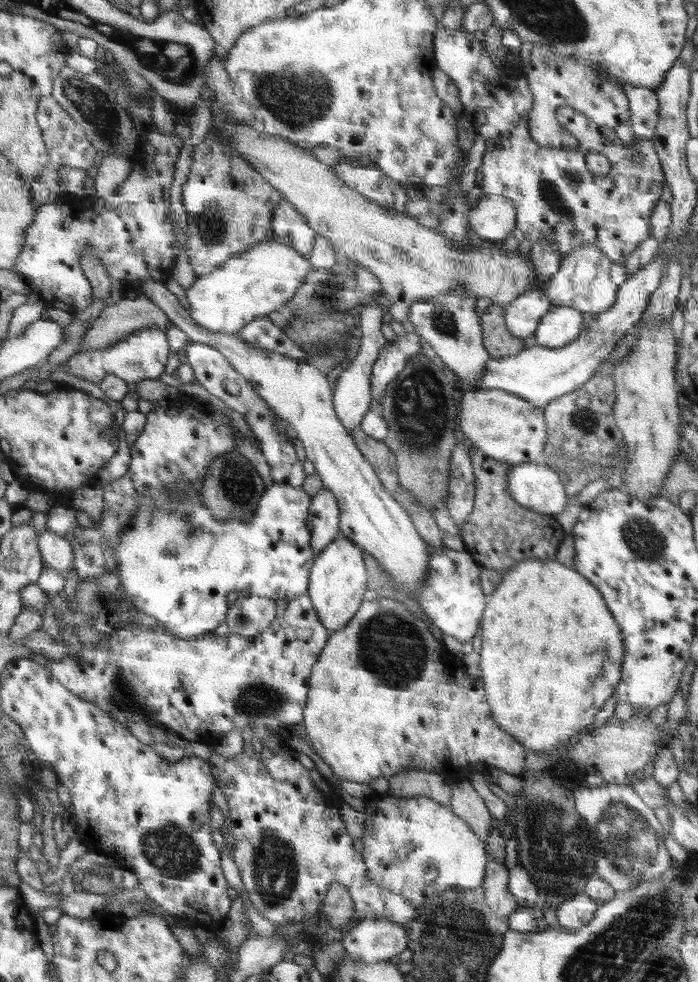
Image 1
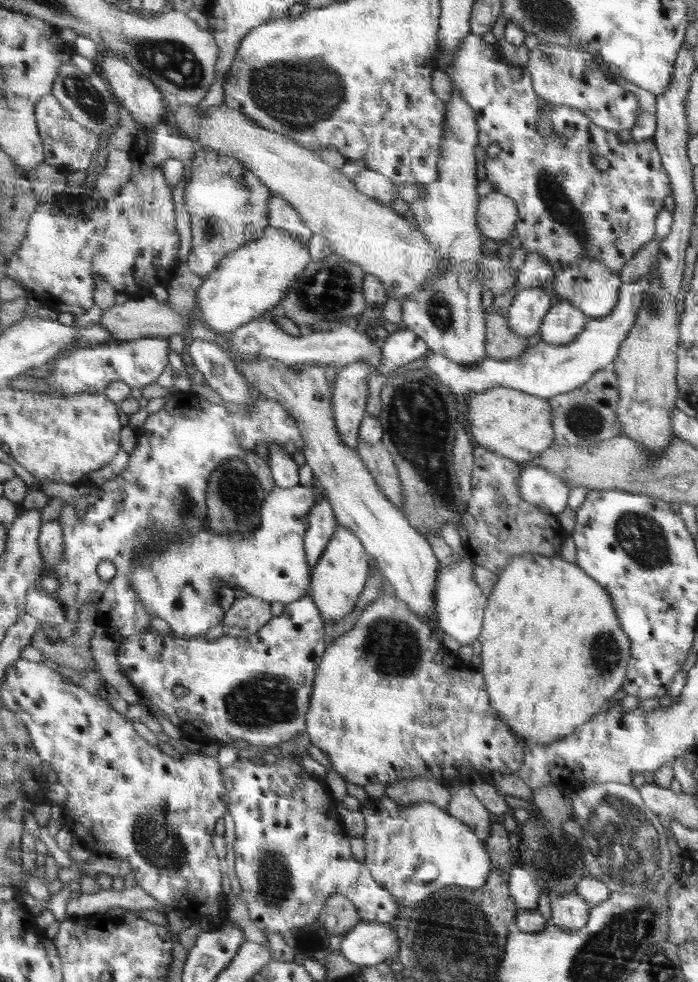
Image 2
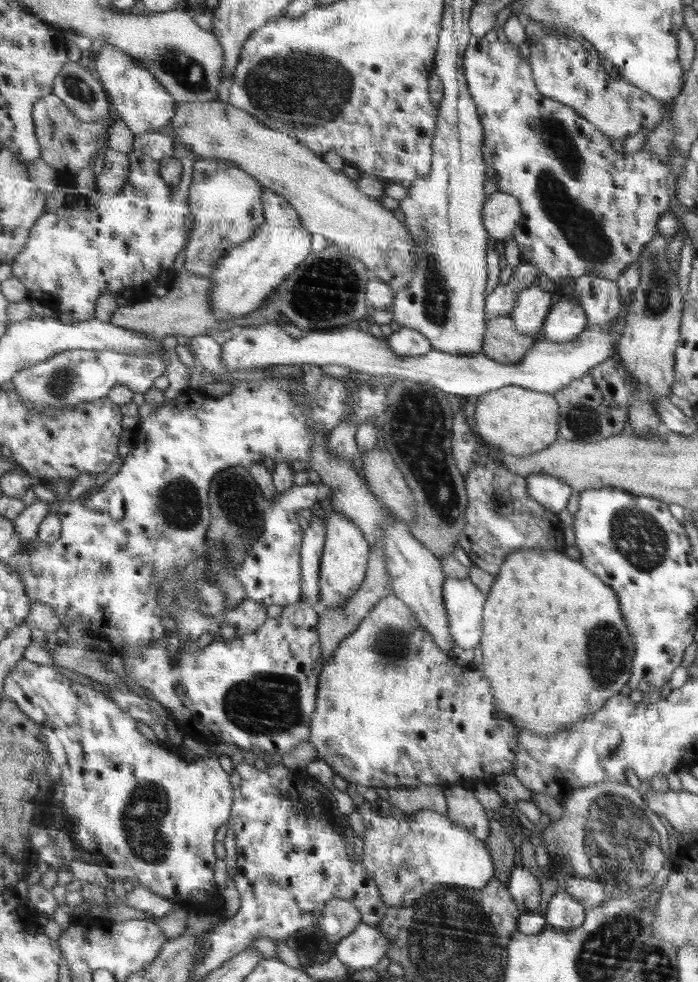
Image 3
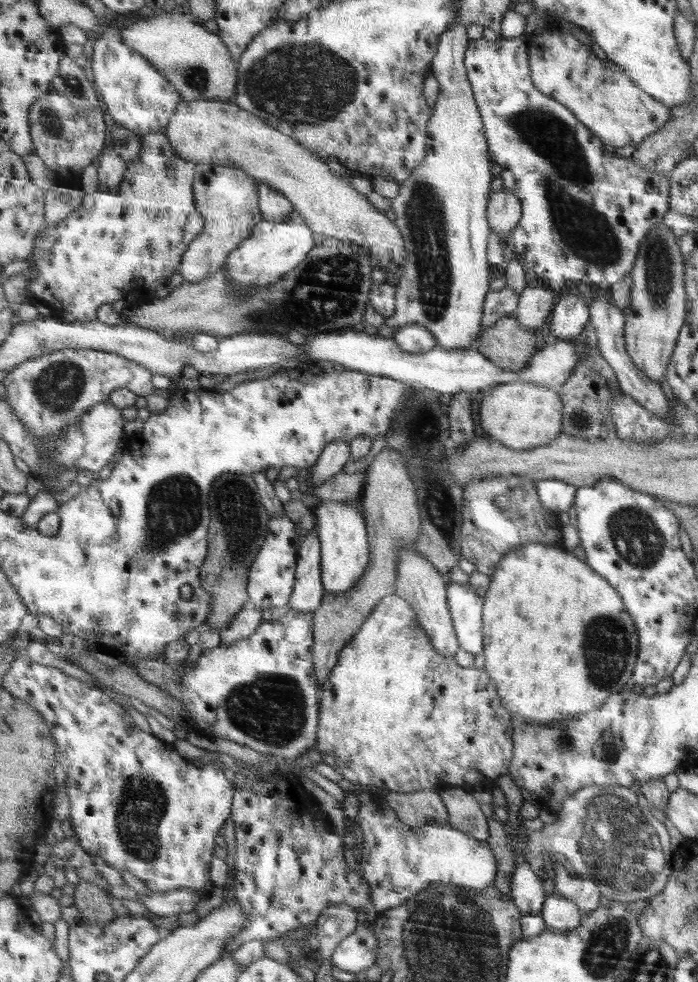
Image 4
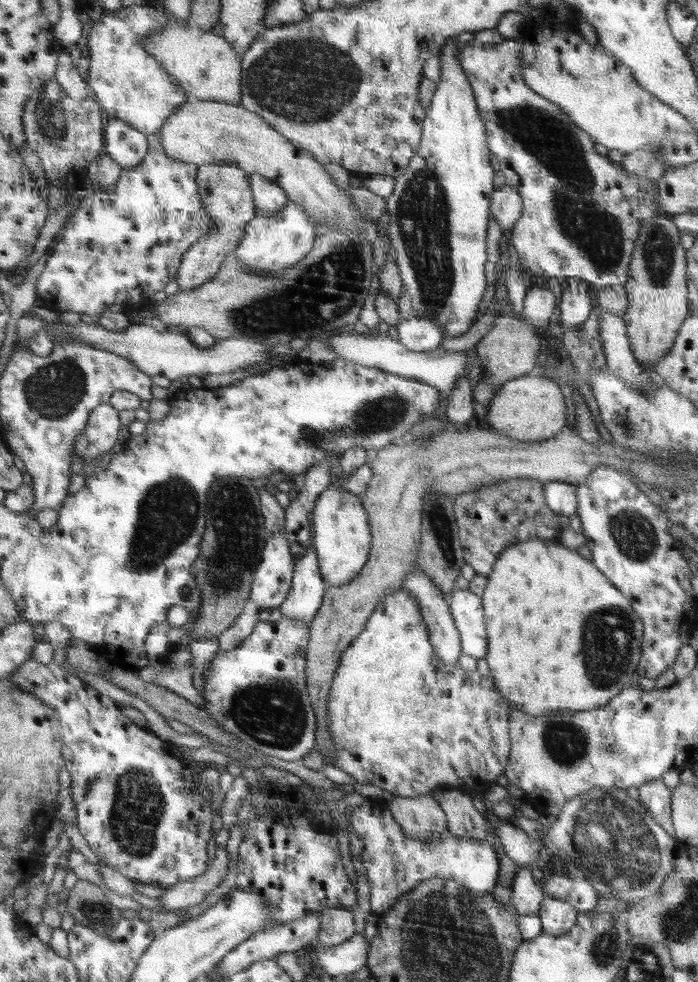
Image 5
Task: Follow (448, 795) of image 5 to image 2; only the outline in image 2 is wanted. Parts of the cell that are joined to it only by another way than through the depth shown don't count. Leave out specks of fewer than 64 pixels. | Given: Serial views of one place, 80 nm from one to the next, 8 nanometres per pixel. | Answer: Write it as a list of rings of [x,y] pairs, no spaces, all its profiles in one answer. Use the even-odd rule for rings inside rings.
[[[469,785],[456,786],[448,811],[471,827],[478,838],[488,838],[491,833],[490,811],[478,800]]]

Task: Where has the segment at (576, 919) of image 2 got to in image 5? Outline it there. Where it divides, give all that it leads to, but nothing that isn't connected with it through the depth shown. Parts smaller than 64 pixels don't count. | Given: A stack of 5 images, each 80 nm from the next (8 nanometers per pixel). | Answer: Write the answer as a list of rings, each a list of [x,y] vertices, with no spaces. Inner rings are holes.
[[[546,898],[538,916],[543,932],[562,936],[573,928],[576,922],[576,909],[573,903],[557,898]]]

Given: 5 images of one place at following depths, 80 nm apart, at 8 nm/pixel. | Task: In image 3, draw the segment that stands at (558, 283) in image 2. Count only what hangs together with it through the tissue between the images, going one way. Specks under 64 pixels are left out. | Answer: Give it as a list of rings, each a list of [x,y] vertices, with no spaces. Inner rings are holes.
[[[596,275],[572,278],[572,294],[584,309],[588,325],[612,326],[622,313],[621,294],[616,281]]]

